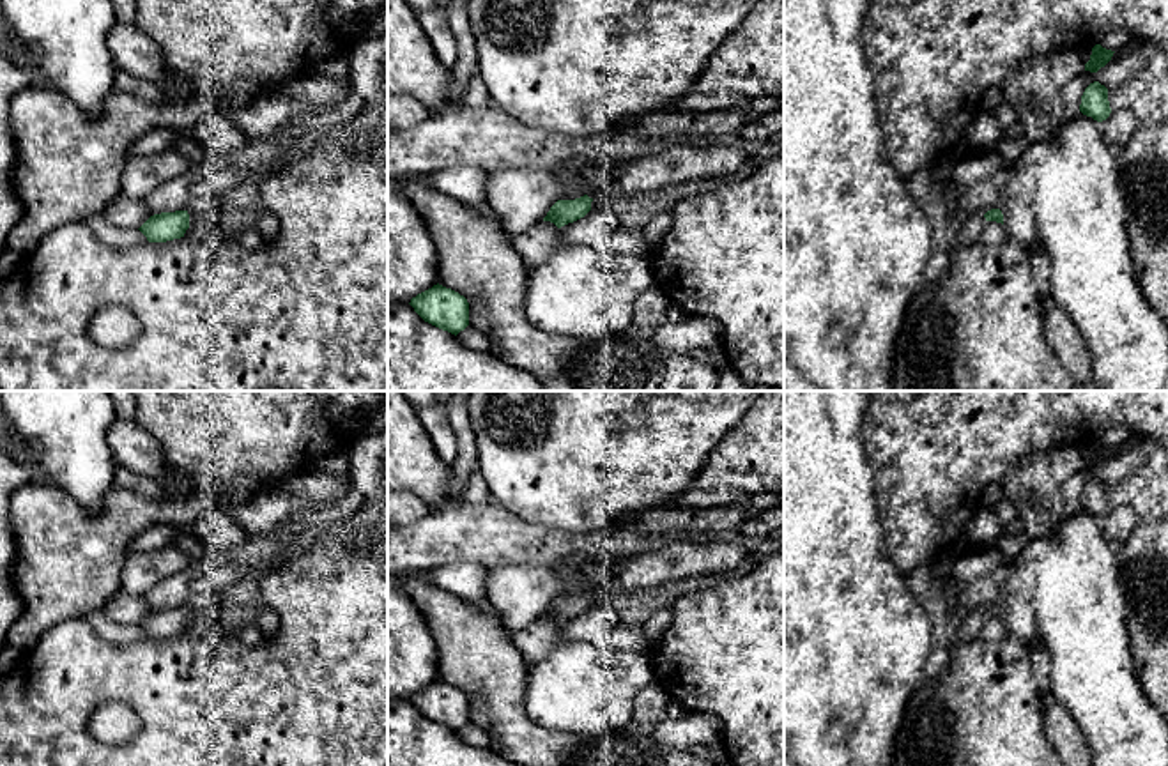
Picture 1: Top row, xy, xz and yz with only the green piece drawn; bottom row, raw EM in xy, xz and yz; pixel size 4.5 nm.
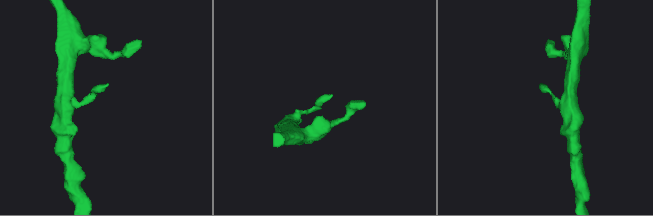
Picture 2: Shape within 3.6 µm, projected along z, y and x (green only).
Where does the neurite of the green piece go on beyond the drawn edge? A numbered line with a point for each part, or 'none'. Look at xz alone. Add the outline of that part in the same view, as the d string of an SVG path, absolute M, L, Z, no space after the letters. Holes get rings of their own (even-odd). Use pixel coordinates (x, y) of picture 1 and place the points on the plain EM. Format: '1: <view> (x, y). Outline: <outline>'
none

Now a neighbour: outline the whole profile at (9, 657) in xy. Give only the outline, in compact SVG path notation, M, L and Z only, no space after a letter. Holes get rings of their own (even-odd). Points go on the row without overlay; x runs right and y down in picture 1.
M5 644L0 651L0 674L9 674L21 660L21 653L12 647L11 644Z

